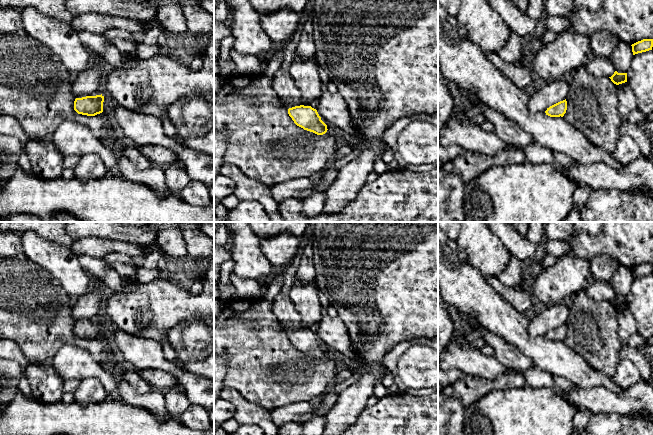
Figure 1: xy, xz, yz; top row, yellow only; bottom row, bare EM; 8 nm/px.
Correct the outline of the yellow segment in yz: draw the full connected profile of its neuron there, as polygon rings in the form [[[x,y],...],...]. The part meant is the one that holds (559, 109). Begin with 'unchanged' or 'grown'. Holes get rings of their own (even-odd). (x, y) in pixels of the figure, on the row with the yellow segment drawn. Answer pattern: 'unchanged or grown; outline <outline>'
unchanged; outline [[[565,99],[547,108],[545,113],[550,117],[560,117],[560,116],[563,117],[564,114],[566,113],[566,110],[567,110],[567,101]]]

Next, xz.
grown; outline [[[282,100],[283,105],[288,109],[288,114],[294,123],[304,130],[323,135],[327,132],[327,125],[321,120],[316,109],[311,106],[293,106],[291,103]]]

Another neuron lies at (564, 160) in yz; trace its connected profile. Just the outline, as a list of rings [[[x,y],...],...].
[[[553,151],[553,155],[555,160],[564,168],[568,168],[576,164],[576,161],[564,153]]]

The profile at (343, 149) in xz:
[[[340,142],[337,151],[335,153],[334,159],[348,156],[349,154],[351,154],[351,152],[352,152],[352,147],[350,147],[346,143]]]

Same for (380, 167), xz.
[[[378,157],[375,159],[374,171],[376,172],[378,176],[388,171],[387,164],[382,160],[381,157]]]

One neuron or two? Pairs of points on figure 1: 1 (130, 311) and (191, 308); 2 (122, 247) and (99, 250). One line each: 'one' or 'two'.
1: one
2: one

